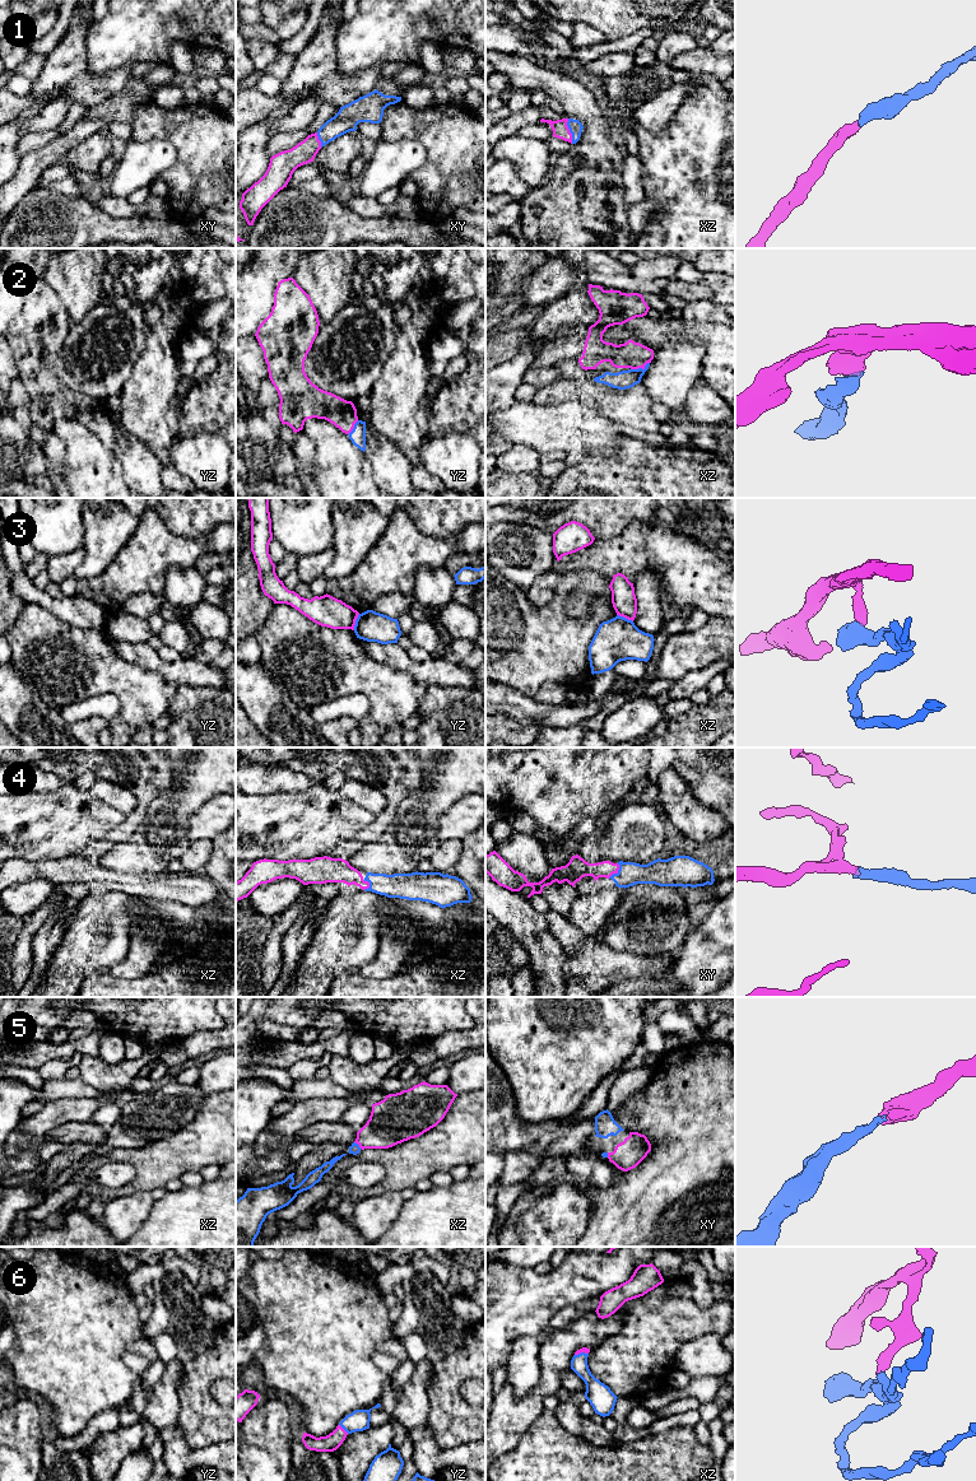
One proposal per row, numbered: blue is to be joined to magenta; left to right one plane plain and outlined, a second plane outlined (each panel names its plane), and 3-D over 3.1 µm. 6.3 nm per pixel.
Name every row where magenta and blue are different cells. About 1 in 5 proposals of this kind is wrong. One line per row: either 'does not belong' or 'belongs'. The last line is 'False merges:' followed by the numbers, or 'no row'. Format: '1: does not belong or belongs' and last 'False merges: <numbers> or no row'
1: belongs
2: belongs
3: does not belong
4: belongs
5: belongs
6: belongs
False merges: 3

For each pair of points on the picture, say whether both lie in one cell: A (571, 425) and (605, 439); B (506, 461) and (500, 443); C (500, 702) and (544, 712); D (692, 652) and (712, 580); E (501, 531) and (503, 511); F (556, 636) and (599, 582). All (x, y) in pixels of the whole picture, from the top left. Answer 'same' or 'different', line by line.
A: same
B: different
C: same
D: different
E: different
F: same

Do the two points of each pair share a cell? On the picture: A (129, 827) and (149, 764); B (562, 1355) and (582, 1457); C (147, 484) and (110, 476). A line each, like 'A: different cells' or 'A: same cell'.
A: same cell
B: different cells
C: different cells

